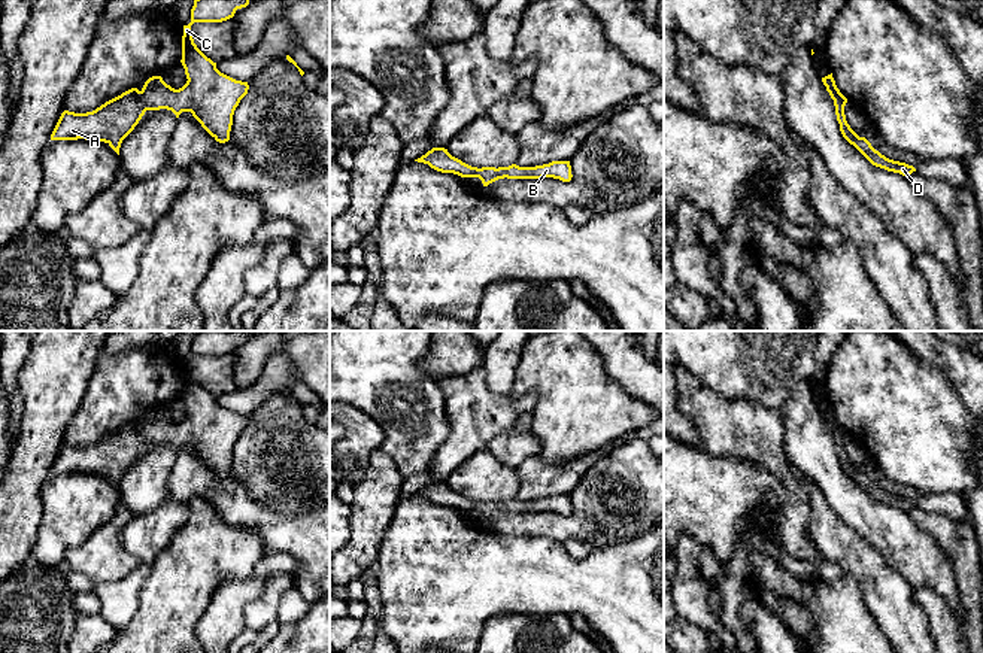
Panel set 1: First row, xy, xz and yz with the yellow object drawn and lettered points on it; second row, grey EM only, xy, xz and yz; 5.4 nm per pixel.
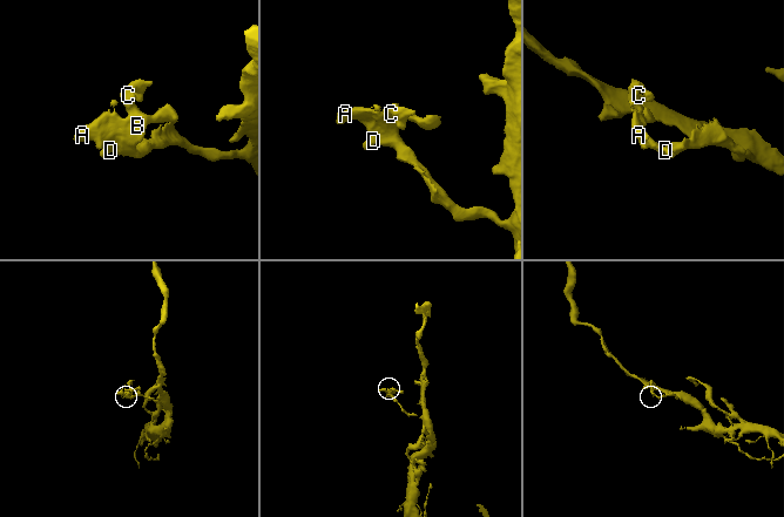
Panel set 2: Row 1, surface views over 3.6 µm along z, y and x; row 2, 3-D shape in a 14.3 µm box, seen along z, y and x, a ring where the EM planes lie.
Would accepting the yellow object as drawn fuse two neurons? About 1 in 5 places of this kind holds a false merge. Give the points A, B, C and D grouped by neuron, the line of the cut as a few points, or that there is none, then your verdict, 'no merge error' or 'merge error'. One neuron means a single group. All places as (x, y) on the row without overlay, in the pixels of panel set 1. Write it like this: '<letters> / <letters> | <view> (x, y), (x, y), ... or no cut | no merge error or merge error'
A B C D | no cut | no merge error

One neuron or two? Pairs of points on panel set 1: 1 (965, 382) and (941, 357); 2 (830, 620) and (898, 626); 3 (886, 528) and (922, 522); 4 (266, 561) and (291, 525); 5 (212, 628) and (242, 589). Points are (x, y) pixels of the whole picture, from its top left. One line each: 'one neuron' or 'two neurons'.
1: one neuron
2: two neurons
3: two neurons
4: two neurons
5: one neuron

